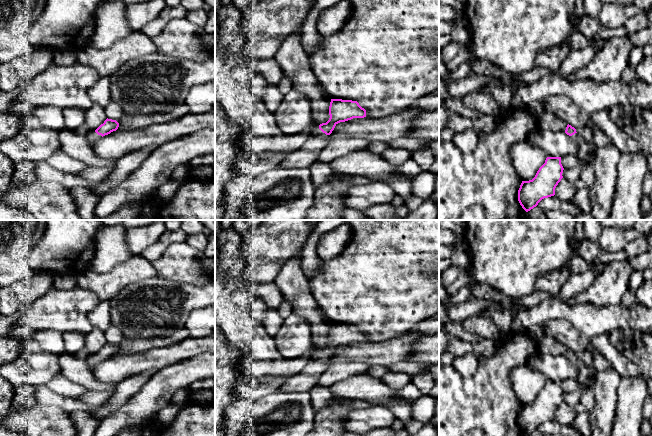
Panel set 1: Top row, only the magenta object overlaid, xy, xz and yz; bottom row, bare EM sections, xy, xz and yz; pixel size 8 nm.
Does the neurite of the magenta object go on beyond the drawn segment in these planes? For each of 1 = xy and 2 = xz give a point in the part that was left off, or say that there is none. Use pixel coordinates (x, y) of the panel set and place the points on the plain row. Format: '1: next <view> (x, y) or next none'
1: next xy (92, 361)
2: next xz (315, 355)

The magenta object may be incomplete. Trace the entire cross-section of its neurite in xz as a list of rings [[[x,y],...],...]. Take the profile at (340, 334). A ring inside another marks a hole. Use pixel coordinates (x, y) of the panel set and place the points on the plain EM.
[[[331,323],[329,330],[330,342],[326,347],[319,350],[314,349],[309,360],[327,361],[332,357],[335,350],[340,346],[345,346],[353,342],[366,341],[366,334],[362,332],[357,325]]]

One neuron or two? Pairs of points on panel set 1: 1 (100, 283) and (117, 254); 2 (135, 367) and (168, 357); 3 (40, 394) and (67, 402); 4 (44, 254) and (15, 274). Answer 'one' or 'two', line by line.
1: two
2: one
3: one
4: one

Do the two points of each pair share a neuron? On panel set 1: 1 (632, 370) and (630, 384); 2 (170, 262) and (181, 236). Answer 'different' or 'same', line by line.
1: different
2: different

